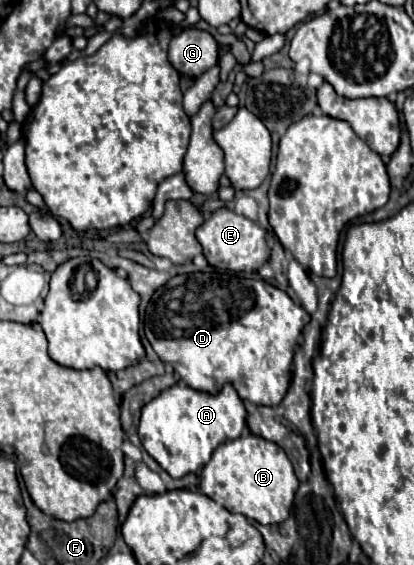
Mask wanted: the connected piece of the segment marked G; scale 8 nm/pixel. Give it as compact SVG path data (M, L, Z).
M185 29L169 43L171 65L187 77L199 77L219 59L219 45L211 33L201 29Z

